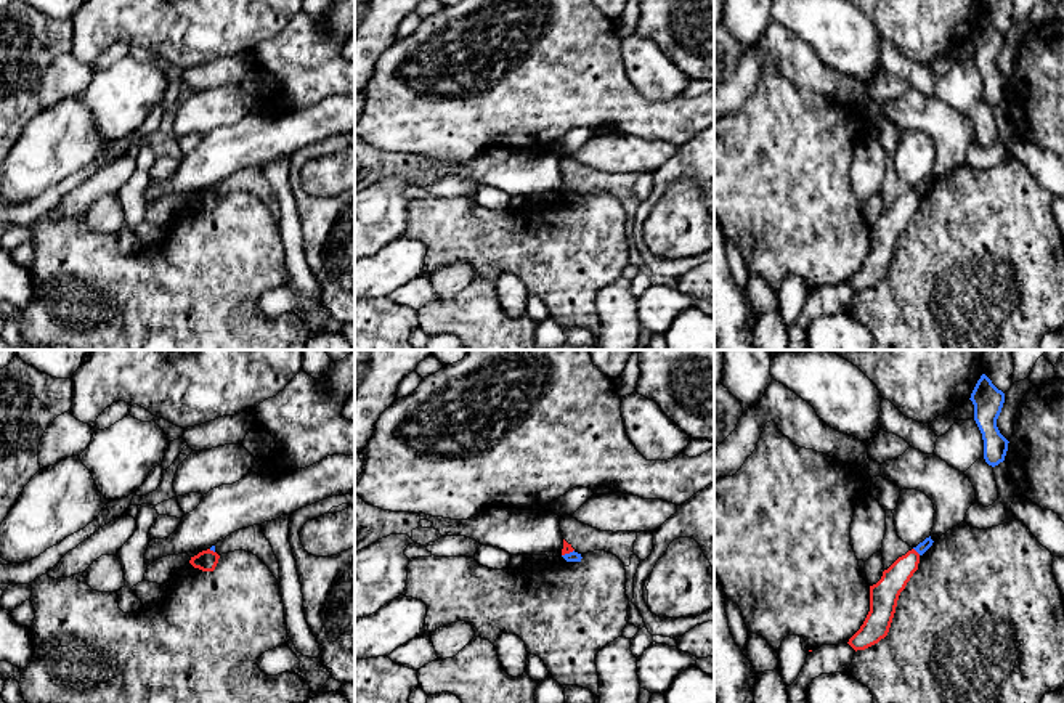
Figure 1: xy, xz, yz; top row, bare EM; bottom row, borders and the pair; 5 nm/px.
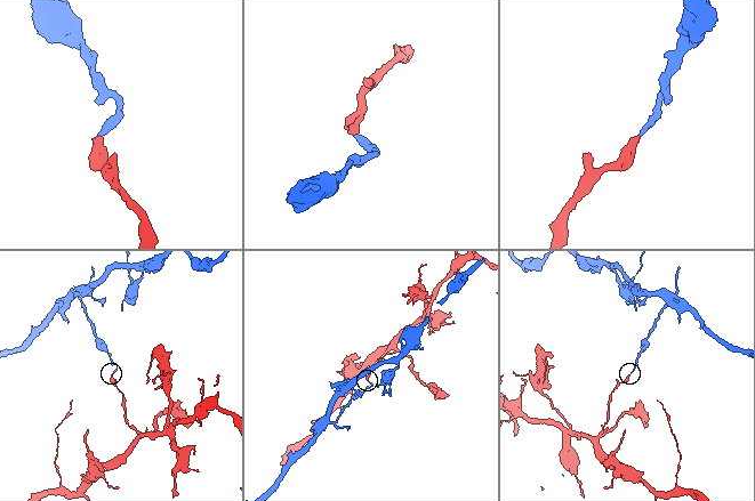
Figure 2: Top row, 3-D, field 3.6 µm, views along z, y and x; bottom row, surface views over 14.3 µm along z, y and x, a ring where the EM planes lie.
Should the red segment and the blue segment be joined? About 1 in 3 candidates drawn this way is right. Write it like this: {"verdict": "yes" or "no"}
{"verdict": "no"}

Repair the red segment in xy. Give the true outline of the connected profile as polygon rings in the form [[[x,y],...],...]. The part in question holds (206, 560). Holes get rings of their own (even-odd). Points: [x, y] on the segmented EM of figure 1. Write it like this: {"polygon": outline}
{"polygon": [[[210,549],[199,552],[197,555],[191,557],[189,563],[194,568],[202,571],[213,571],[218,563],[220,555]]]}

